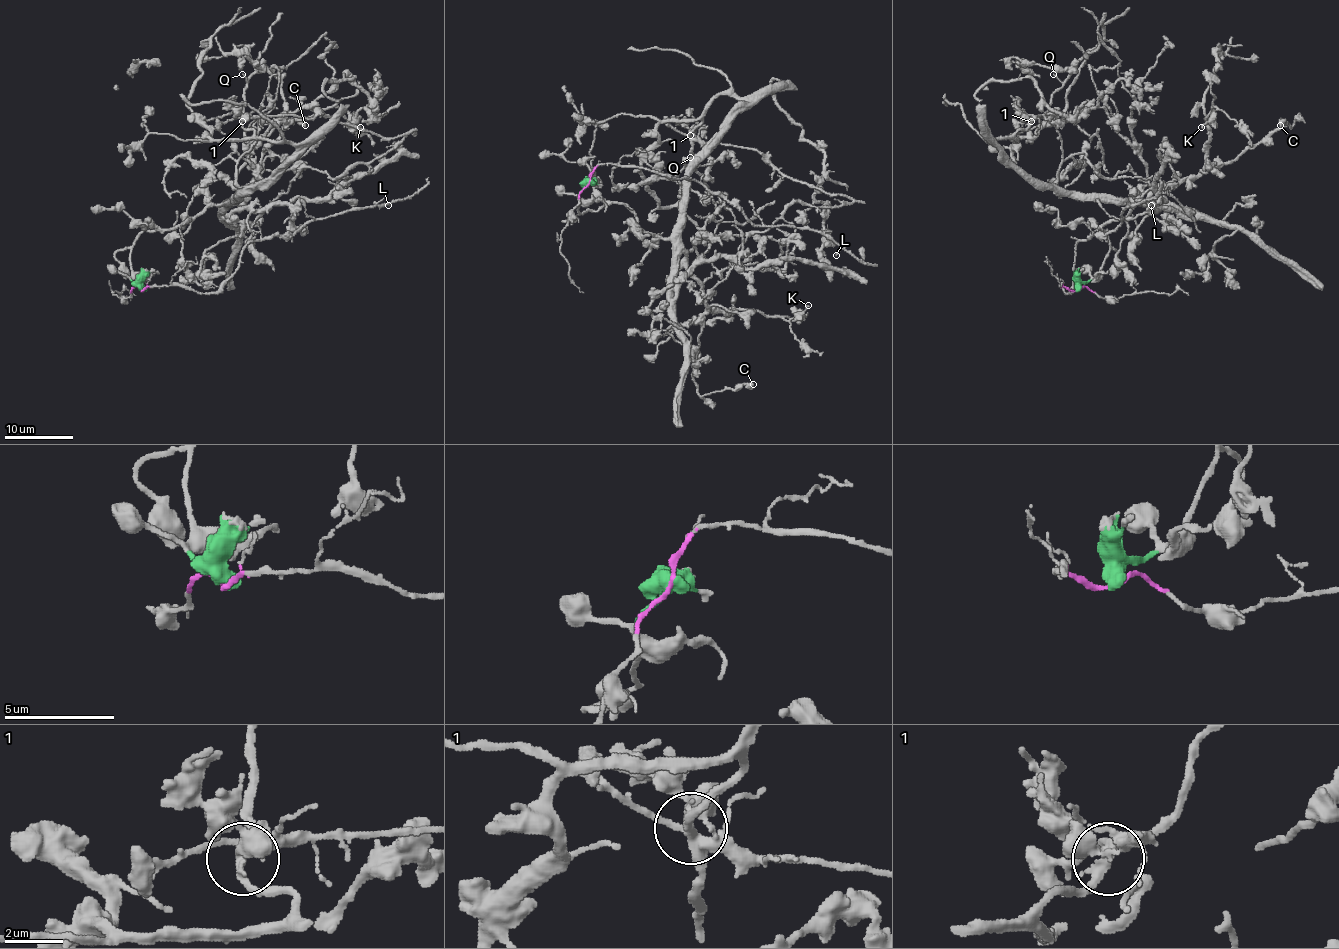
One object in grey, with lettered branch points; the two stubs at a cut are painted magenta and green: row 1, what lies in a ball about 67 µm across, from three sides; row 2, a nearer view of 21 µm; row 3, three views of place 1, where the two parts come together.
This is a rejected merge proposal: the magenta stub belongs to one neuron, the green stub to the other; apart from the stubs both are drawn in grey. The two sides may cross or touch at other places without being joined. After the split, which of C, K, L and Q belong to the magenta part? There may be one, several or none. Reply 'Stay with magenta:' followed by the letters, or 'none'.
Stay with magenta: L

